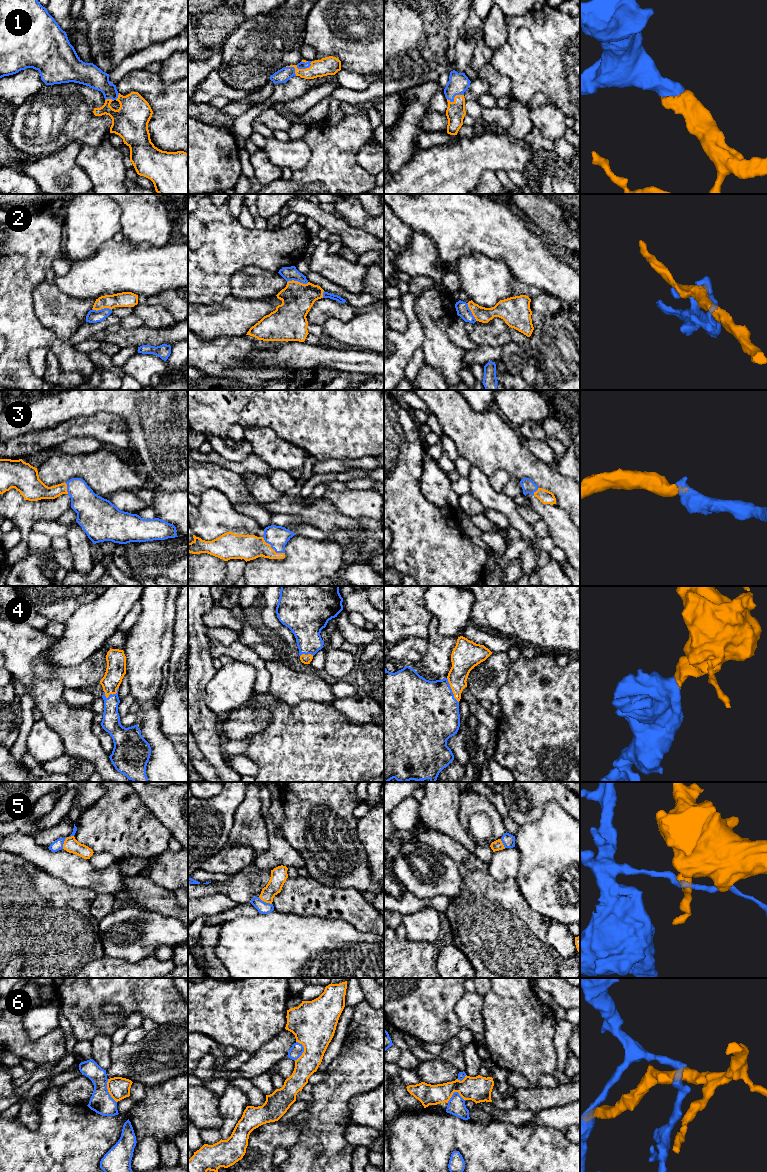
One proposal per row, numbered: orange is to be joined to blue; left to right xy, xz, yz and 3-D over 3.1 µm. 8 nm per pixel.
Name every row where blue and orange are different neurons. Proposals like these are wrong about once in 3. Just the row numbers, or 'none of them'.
1, 2, 5, 6

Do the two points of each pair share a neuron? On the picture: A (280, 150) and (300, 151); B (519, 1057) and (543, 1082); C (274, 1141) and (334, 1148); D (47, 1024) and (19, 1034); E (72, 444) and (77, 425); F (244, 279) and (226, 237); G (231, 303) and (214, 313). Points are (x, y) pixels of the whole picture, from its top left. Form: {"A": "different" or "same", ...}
{"A": "same", "B": "different", "C": "different", "D": "different", "E": "different", "F": "different", "G": "same"}

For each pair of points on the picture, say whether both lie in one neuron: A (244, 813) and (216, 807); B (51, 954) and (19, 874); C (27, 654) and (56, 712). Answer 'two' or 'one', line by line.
A: two
B: one
C: two

